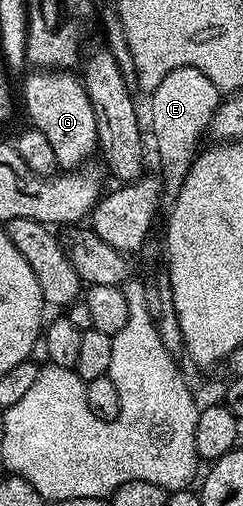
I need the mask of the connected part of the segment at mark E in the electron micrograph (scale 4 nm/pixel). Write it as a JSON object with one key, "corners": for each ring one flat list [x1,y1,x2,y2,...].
{"corners":[[177,68,173,72,169,72,169,76,165,76,165,80,161,80,161,84,157,84,157,88,150,91,151,98,151,130,149,126,149,134,155,137,155,146,159,149,159,162,163,165,162,177,168,178,172,184,178,184,183,181,187,175,187,167,195,161,197,157,197,149,195,145,199,142,199,137,205,134,210,127,215,109,219,107,221,101,221,92,213,84,213,80,209,80,209,76,205,76,205,72,201,72,197,68]]}

